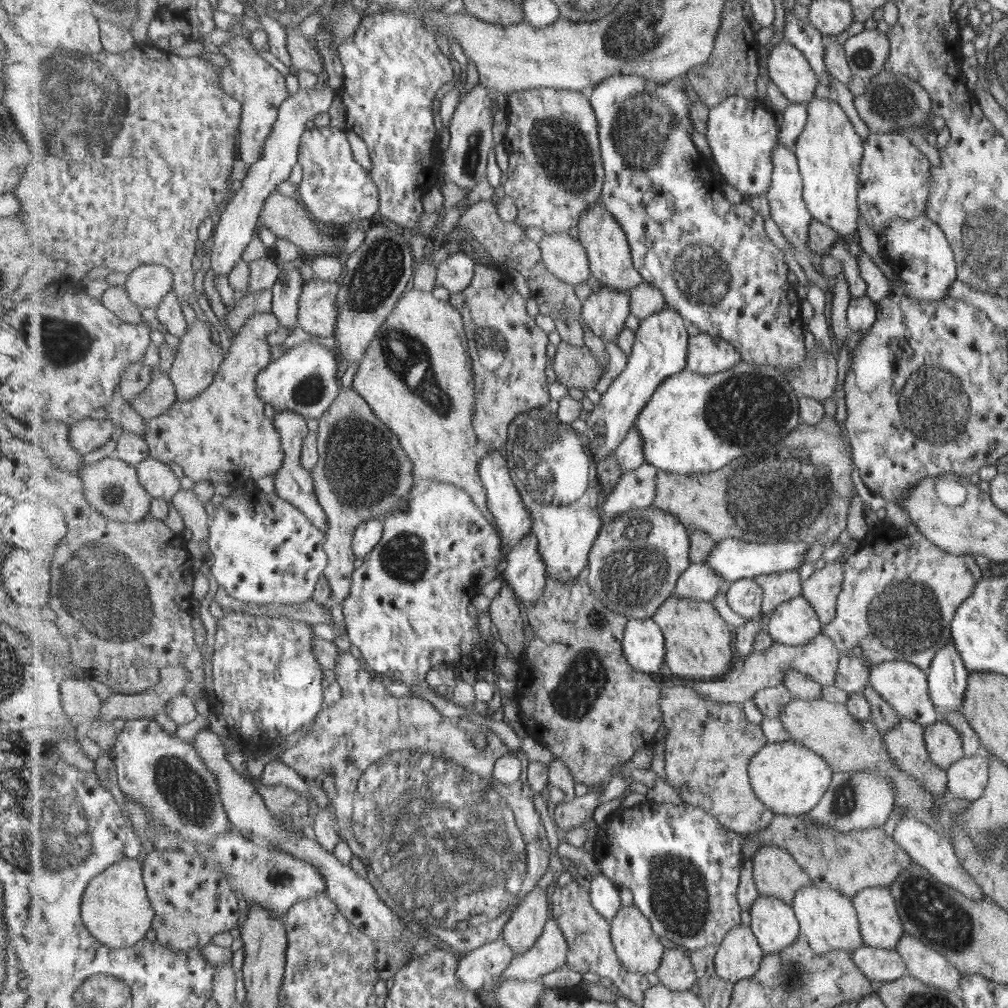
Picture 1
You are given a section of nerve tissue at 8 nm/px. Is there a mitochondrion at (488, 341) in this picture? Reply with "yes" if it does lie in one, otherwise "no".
yes

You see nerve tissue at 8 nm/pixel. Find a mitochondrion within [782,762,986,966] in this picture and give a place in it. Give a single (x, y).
(937, 918)

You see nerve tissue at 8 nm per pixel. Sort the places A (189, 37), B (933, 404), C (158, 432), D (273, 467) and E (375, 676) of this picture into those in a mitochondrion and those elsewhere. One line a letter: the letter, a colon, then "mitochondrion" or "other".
A: other
B: mitochondrion
C: other
D: other
E: other

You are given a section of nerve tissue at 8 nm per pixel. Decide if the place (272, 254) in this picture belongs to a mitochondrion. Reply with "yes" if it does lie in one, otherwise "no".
no

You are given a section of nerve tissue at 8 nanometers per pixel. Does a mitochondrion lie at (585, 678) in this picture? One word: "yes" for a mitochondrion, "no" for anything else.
yes

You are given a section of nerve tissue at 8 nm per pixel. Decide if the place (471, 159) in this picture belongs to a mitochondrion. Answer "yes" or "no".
yes

